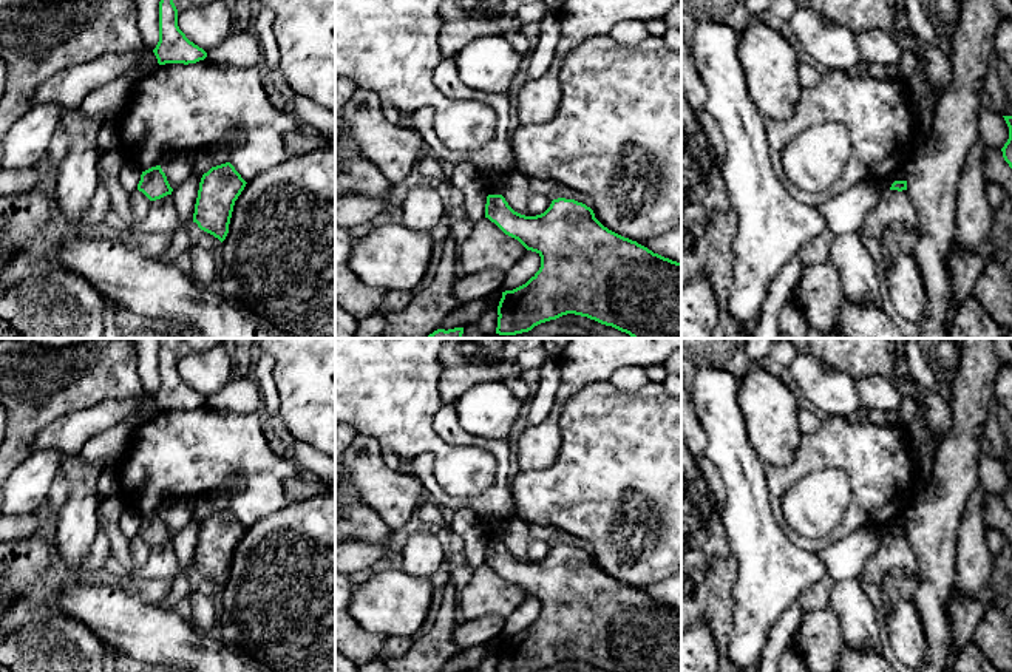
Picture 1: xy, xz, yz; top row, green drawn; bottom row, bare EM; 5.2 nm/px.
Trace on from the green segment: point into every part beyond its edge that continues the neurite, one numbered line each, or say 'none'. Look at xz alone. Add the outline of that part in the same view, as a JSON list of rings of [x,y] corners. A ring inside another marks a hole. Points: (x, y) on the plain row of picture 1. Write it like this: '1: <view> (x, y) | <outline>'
none

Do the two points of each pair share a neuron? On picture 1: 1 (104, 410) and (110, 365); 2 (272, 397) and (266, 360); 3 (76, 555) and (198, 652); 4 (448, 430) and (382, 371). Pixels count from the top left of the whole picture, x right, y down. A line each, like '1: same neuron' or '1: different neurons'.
1: different neurons
2: same neuron
3: different neurons
4: different neurons

